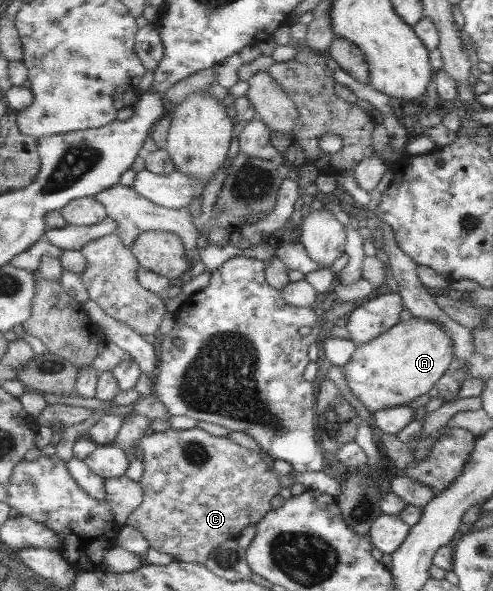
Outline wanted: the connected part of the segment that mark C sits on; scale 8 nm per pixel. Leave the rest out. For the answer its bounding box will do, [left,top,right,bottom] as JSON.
[127,428,282,562]

